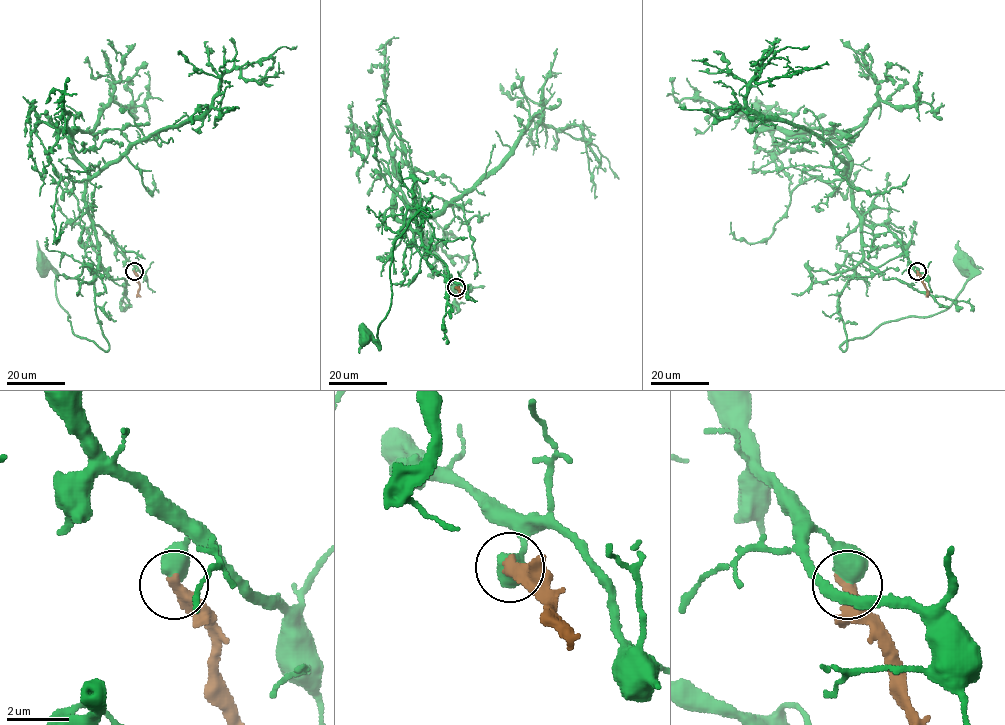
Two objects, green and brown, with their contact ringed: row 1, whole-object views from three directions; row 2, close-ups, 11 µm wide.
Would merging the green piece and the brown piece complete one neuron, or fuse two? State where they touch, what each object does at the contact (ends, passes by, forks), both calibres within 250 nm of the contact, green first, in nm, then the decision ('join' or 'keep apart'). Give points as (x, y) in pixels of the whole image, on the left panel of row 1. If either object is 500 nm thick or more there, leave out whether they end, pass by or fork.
at (134, 271); 650 nm thick on the green side, 420 nm on the other; keep apart

